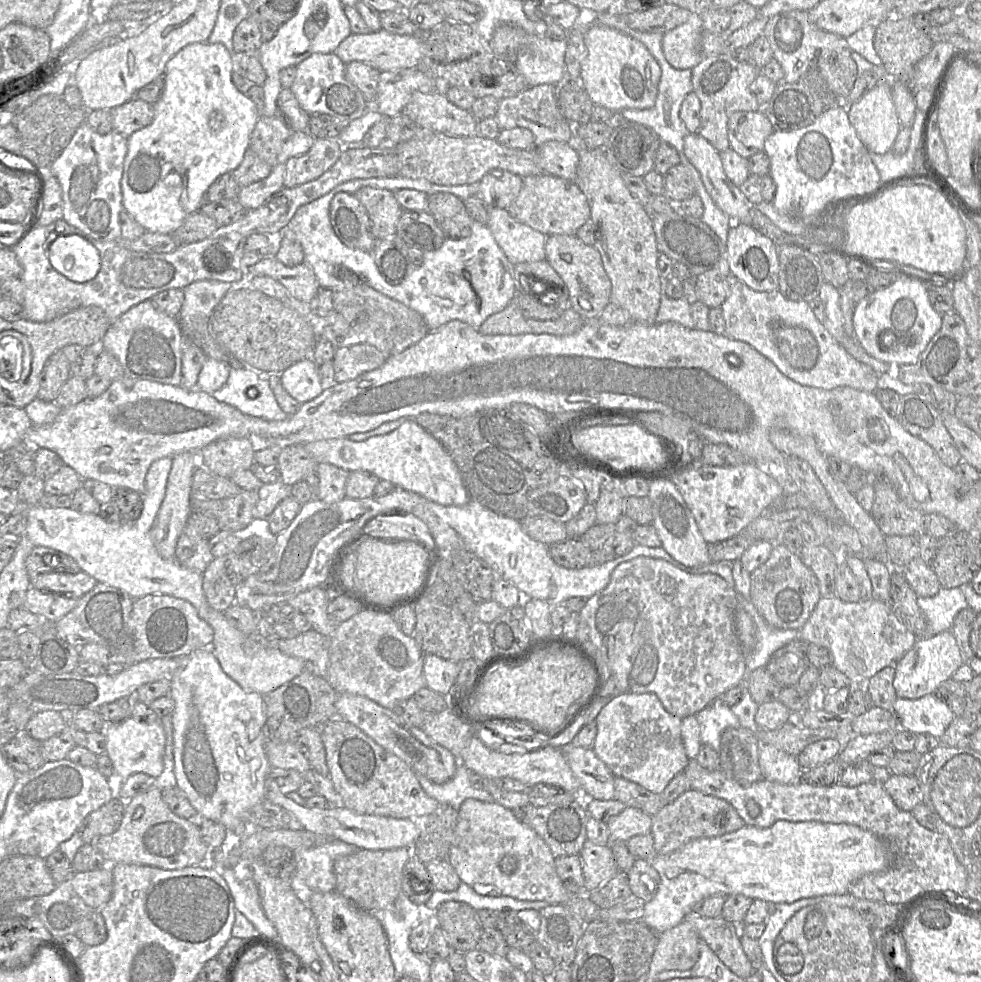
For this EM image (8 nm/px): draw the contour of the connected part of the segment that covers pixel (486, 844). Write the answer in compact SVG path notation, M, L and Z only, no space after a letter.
M469 798L462 803L446 860L455 869L461 882L470 885L481 895L509 896L519 900L544 901L550 905L566 905L587 923L600 920L601 908L590 900L588 894L571 894L563 885L564 881L573 881L584 889L580 855L555 858L545 841L532 828L518 821L513 810L497 802Z

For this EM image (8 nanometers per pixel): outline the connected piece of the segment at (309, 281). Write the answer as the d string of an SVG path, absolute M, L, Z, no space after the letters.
M267 257L247 269L247 278L250 276L275 279L284 285L294 302L302 305L307 305L321 288L314 271L306 262L286 266L276 257Z

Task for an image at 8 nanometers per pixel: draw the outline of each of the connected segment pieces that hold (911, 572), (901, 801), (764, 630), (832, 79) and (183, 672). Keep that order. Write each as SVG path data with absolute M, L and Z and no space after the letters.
M920 557L911 560L901 570L918 597L932 597L941 588L931 564L924 562Z
M891 775L883 787L903 811L912 811L922 802L923 793L914 775Z
M744 601L745 610L751 615L756 625L756 644L752 651L746 653L747 675L754 670L765 667L771 656L779 649L800 637L800 630L777 629L759 615L749 601Z
M802 10L781 12L769 17L763 35L770 43L773 57L784 71L784 82L796 82L807 69L815 69L835 94L847 98L858 76L858 69L846 38L820 29L810 21L808 11Z
M211 648L198 649L189 654L170 682L169 696L175 703L170 715L175 784L196 809L200 820L212 820L226 828L224 844L239 840L251 830L250 810L266 799L265 781L270 764L265 753L267 725L263 695L246 691L231 679L221 668Z

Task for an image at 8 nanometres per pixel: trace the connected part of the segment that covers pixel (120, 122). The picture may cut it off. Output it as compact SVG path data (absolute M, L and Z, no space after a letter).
M132 98L110 111L113 130L125 137L148 126L154 118L153 104L137 98Z

